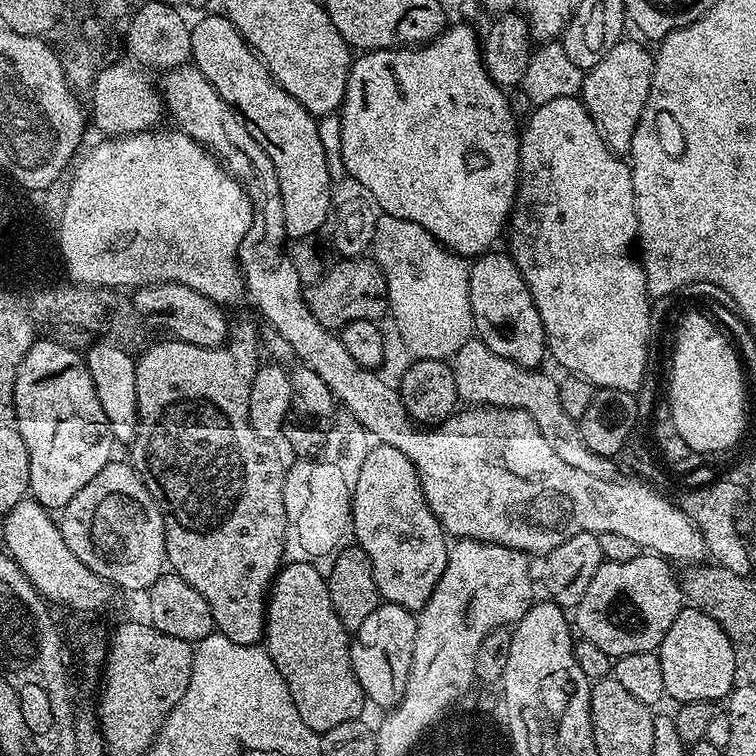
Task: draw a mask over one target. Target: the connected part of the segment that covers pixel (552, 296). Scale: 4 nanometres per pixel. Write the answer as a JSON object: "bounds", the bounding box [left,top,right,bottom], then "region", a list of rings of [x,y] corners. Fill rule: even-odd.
{"bounds":[506,96,653,393],"region":[[[575,96],[554,98],[544,105],[533,107],[528,118],[528,125],[523,125],[520,134],[520,182],[516,185],[516,202],[512,205],[510,223],[506,228],[506,248],[512,261],[518,266],[534,298],[534,306],[542,318],[544,337],[548,340],[547,355],[551,359],[553,356],[565,368],[565,373],[586,378],[597,388],[639,393],[639,388],[644,384],[644,375],[648,372],[648,339],[652,336],[653,301],[648,294],[644,265],[637,252],[638,218],[634,206],[634,182],[629,161],[613,152],[612,147],[605,142],[594,118],[590,118],[583,99]]]}

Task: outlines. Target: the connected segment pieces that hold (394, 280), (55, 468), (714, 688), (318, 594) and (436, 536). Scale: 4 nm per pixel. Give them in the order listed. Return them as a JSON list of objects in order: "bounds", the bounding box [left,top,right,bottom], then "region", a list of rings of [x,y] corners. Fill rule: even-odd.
[{"bounds":[370,215,474,360],"region":[[[385,215],[379,217],[374,228],[370,256],[384,271],[390,320],[392,316],[396,332],[404,339],[405,346],[413,352],[411,355],[418,360],[448,360],[455,356],[474,332],[468,289],[469,261],[451,248],[445,248],[427,230],[418,226],[418,222]]]},{"bounds":[14,338,114,510],"region":[[[51,338],[37,339],[30,350],[22,358],[16,375],[14,386],[14,427],[22,434],[22,442],[26,442],[26,450],[30,454],[30,482],[28,490],[31,499],[36,500],[49,510],[63,510],[112,459],[114,441],[110,422],[106,422],[106,414],[102,414],[102,405],[98,402],[98,394],[94,394],[94,382],[90,378],[85,357],[79,356],[76,348],[67,348]]]},{"bounds":[658,606,738,704],"region":[[[693,606],[681,608],[678,618],[674,618],[670,630],[666,630],[666,638],[662,638],[658,655],[662,662],[662,682],[664,683],[665,697],[670,701],[676,700],[680,704],[702,702],[709,700],[720,702],[732,691],[738,680],[738,652],[737,645],[727,636],[726,631],[718,626],[709,614],[701,612]]]},{"bounds":[266,562,366,734],"region":[[[288,562],[276,573],[268,598],[266,647],[302,722],[317,734],[365,715],[366,697],[352,665],[350,634],[334,614],[325,573],[306,562]]]},{"bounds":[352,442,450,608],"region":[[[379,442],[369,447],[366,462],[362,462],[362,470],[358,470],[358,486],[354,486],[352,521],[355,543],[359,544],[362,550],[366,550],[370,558],[374,582],[381,597],[387,603],[397,604],[403,608],[424,608],[430,594],[434,594],[434,586],[438,586],[438,578],[442,578],[442,570],[446,570],[450,540],[426,502],[414,462],[410,462],[410,458],[402,454],[402,450],[394,450],[394,446],[386,446]]]}]

